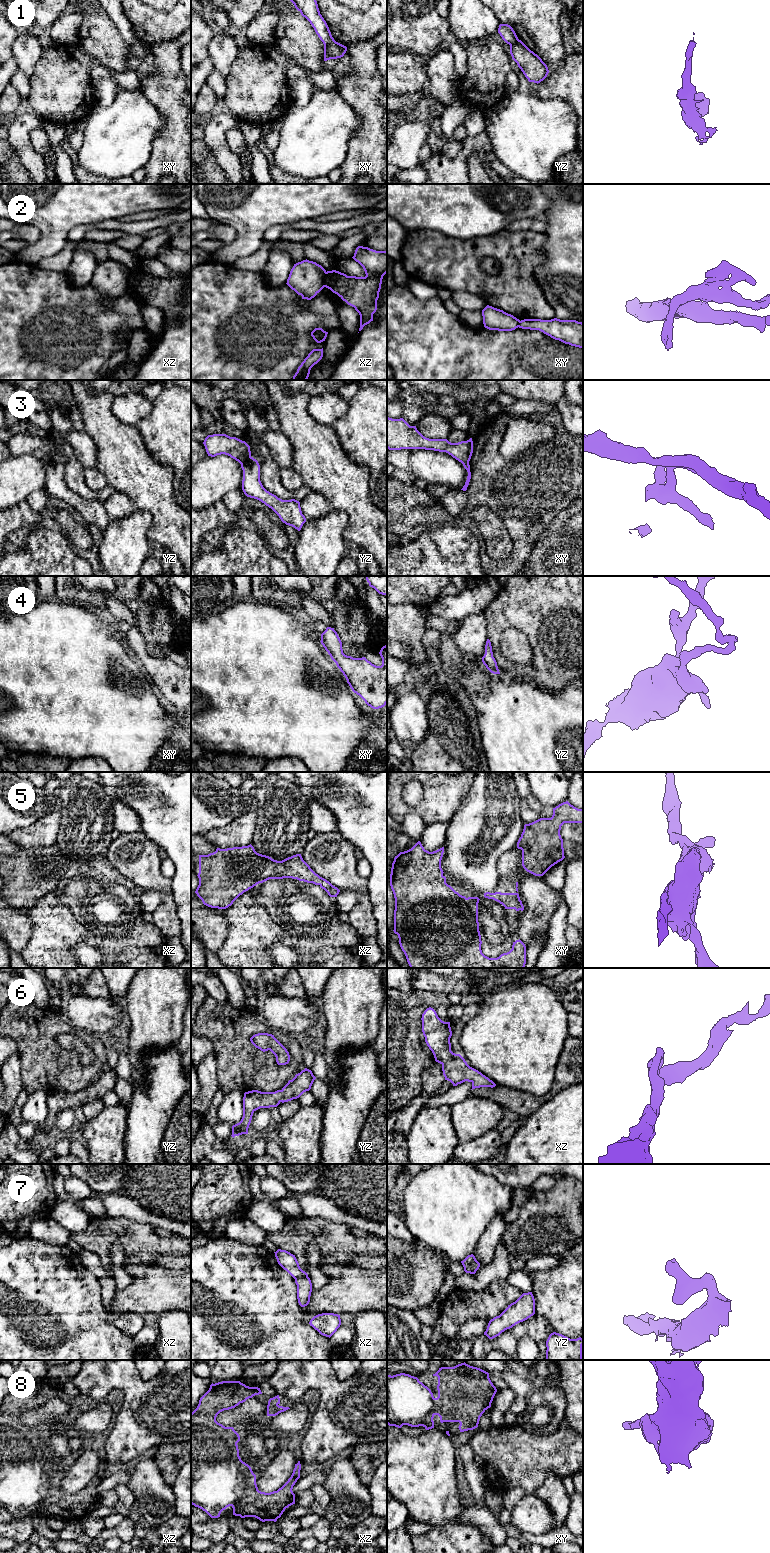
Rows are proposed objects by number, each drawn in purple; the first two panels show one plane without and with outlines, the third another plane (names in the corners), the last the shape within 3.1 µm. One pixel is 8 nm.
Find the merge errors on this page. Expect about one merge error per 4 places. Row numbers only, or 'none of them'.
1, 2, 3

